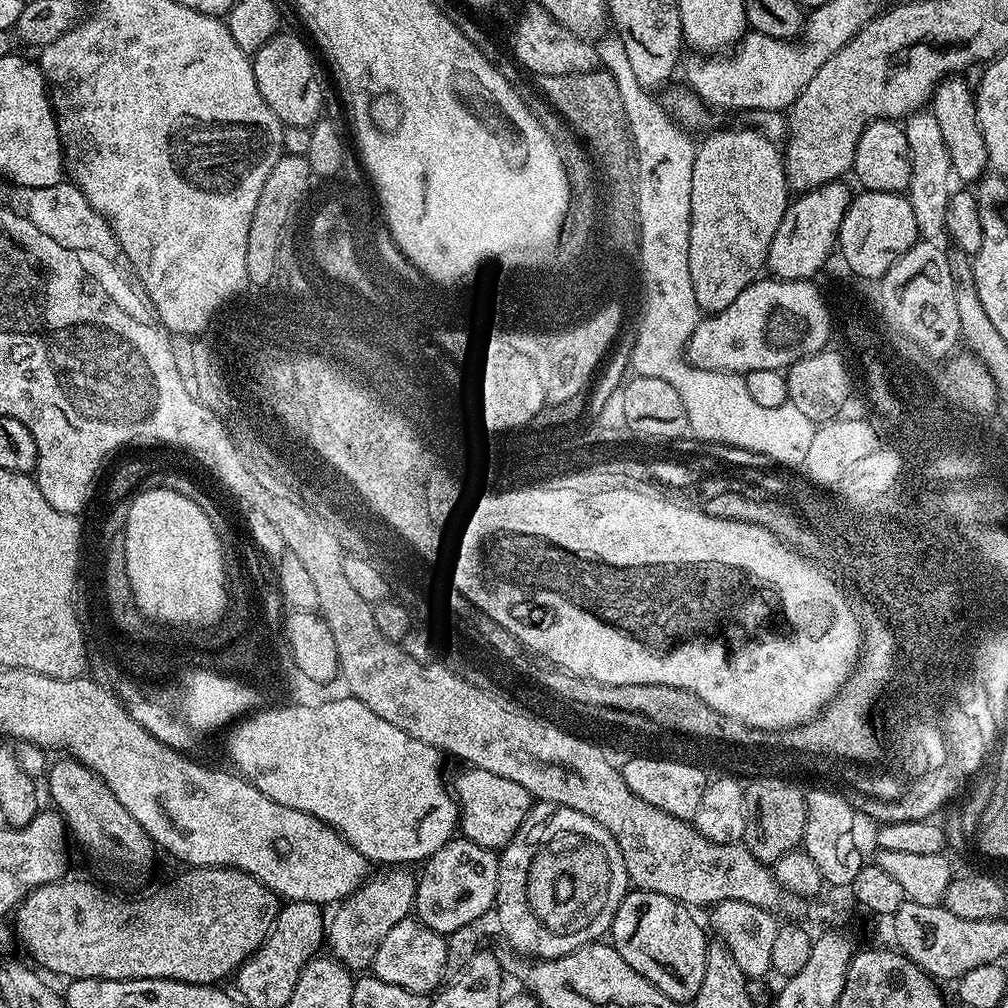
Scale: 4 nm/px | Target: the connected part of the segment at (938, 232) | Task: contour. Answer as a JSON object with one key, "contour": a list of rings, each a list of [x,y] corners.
{"contour":[[[931,110],[912,113],[903,121],[902,127],[912,159],[912,173],[906,195],[914,210],[914,222],[925,241],[939,241],[945,235],[946,210],[954,191],[954,173],[948,147],[938,127],[938,118],[934,118]]]}

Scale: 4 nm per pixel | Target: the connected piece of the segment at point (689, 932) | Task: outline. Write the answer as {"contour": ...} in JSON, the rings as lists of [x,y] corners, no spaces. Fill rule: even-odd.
{"contour":[[[632,890],[618,906],[610,929],[610,943],[625,959],[626,964],[632,966],[642,978],[648,979],[662,994],[666,994],[666,997],[683,1006],[695,1000],[702,986],[702,974],[706,974],[706,950],[709,941],[709,937],[704,936],[703,930],[700,929],[699,922],[691,915],[695,916],[688,905],[680,904],[674,898],[666,898],[666,894]],[[636,912],[644,913],[636,920]]]}

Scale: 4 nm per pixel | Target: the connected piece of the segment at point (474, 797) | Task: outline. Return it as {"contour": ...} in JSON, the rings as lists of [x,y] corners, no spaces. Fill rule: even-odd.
{"contour":[[[471,766],[463,770],[465,772],[460,780],[460,796],[458,792],[458,828],[463,839],[473,840],[483,848],[504,849],[511,844],[516,831],[529,819],[534,797],[525,788],[518,786],[518,782],[510,782],[510,778],[498,778],[498,774],[490,774],[486,770]]]}

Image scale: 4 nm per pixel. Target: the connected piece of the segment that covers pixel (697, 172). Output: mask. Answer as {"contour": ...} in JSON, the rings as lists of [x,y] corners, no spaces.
{"contour":[[[755,126],[747,127],[724,128],[721,132],[712,132],[704,141],[701,139],[696,145],[693,177],[690,178],[690,278],[694,286],[694,298],[698,302],[701,313],[704,314],[715,314],[726,310],[726,306],[730,306],[730,302],[734,302],[734,298],[738,298],[738,294],[742,294],[742,290],[749,288],[752,281],[765,271],[772,239],[775,238],[776,231],[785,223],[786,213],[790,208],[788,175],[784,173],[784,158],[777,141],[765,136],[763,131]]]}

